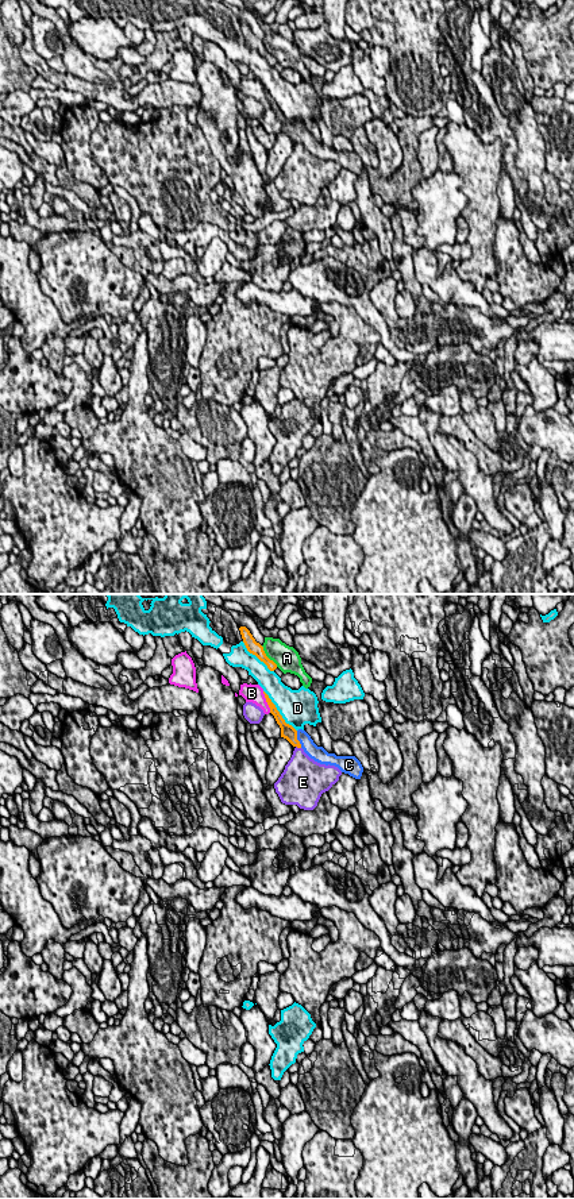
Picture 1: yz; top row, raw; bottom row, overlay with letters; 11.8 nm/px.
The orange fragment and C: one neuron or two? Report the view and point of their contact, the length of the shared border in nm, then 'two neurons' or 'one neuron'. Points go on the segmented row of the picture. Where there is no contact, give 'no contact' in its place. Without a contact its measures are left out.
contact yz (296, 739); length 220 nm; one neuron

